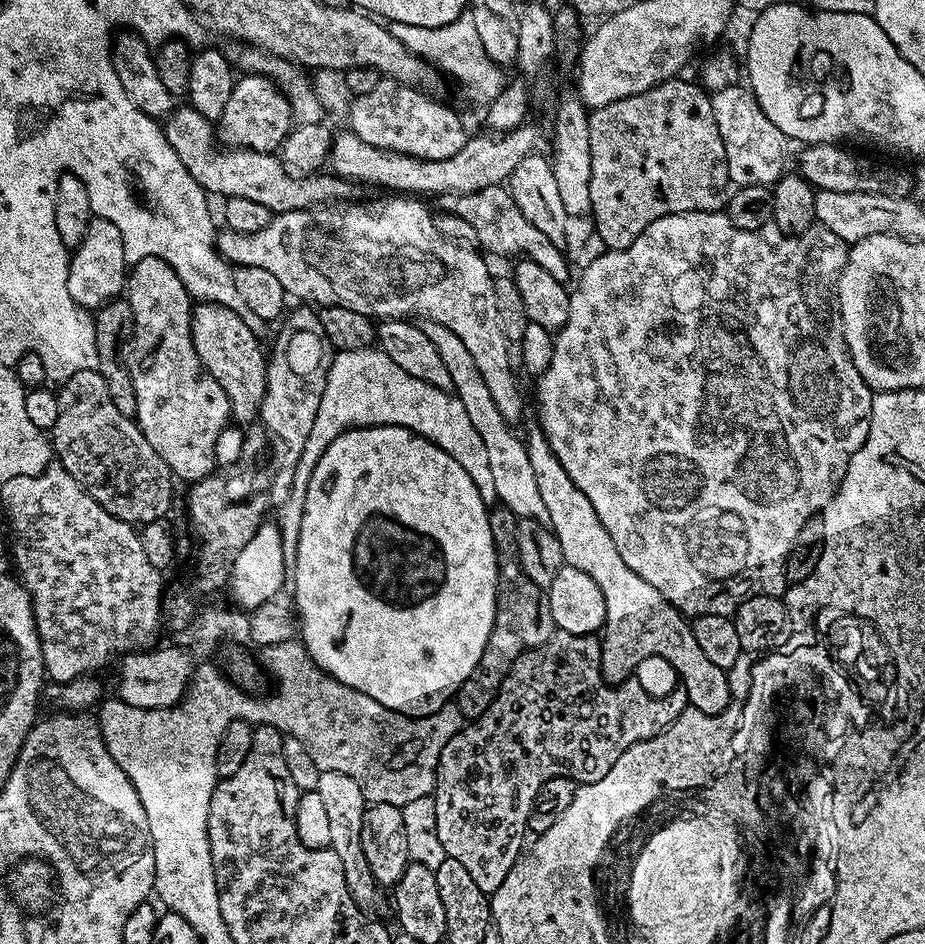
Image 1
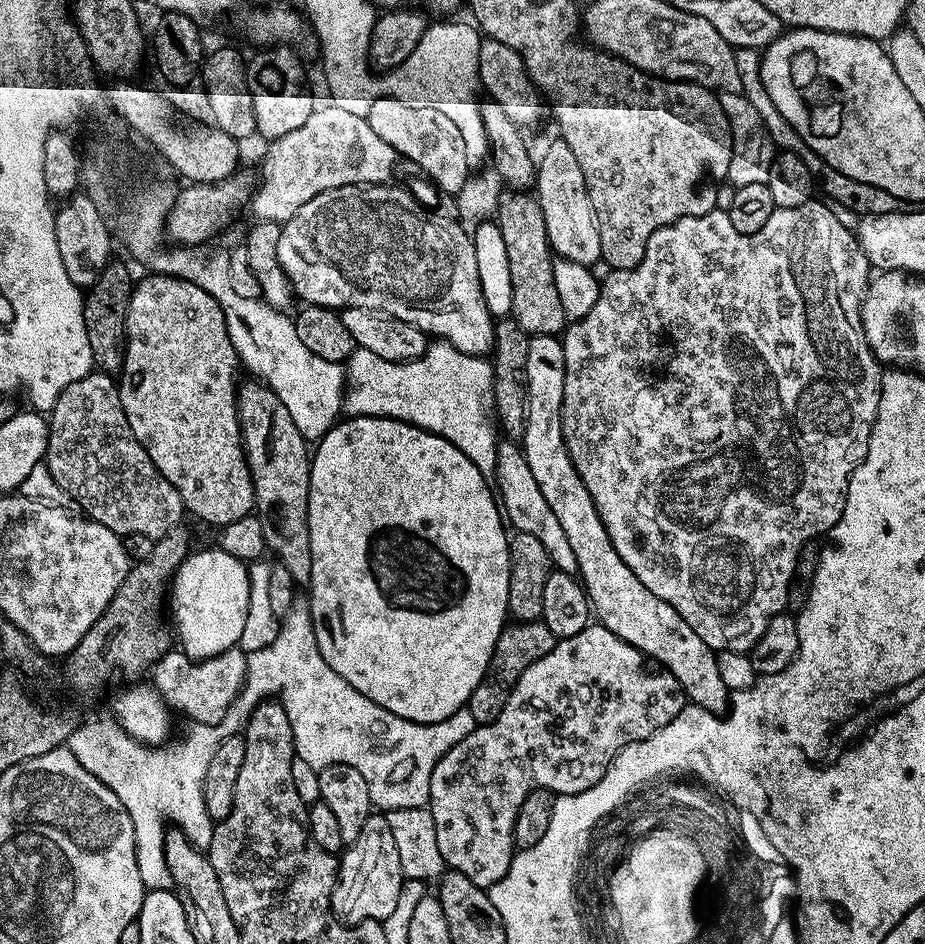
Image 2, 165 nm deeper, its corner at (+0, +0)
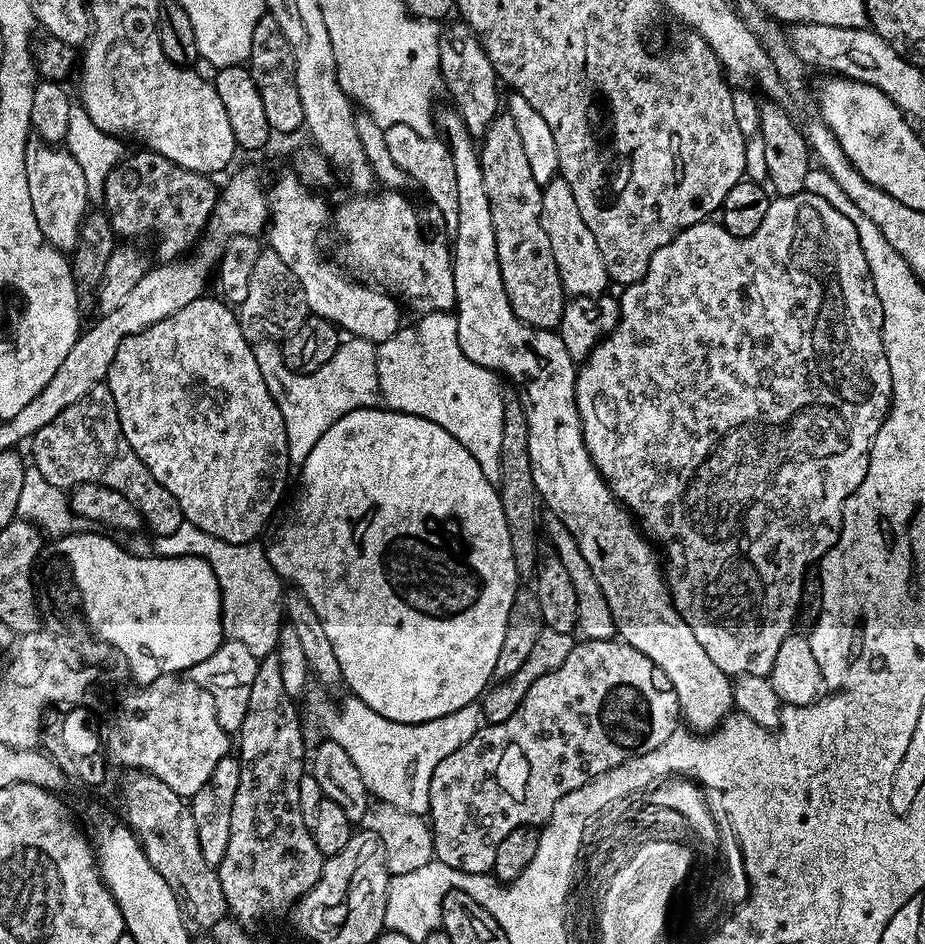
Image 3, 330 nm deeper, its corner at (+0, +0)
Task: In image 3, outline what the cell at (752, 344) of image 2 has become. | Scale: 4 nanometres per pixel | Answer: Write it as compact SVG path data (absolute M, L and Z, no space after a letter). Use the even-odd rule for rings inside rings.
M806 191L793 196L776 196L768 205L766 218L762 218L762 226L758 226L758 230L749 236L731 236L724 229L723 223L712 223L695 224L679 232L671 242L662 246L662 250L658 250L648 260L648 269L642 279L627 285L621 291L624 293L619 293L620 321L618 326L590 353L588 359L579 365L576 373L576 405L582 422L582 434L586 442L586 450L590 454L594 466L602 474L602 478L608 484L609 490L615 494L616 499L638 521L644 535L658 545L659 551L666 561L666 579L668 592L672 596L672 604L686 622L686 626L690 626L690 630L694 630L694 638L698 638L698 646L702 646L702 650L706 650L710 662L714 662L714 666L718 666L718 670L722 670L730 678L745 676L746 674L768 677L774 666L774 658L778 655L778 646L782 646L782 642L786 642L786 638L793 635L794 625L797 623L796 611L799 610L799 595L802 593L803 578L808 570L819 565L820 561L824 559L824 555L836 545L844 517L844 503L850 498L850 494L854 494L854 490L858 490L858 486L862 486L862 478L866 478L872 443L892 403L890 362L886 358L886 350L882 342L882 322L884 321L882 302L878 302L878 294L874 290L870 266L867 258L862 254L860 235L854 222L850 222L850 218L846 218L846 214L838 214L838 210L834 210L834 206L830 206L830 202L826 202L826 198L818 198Z

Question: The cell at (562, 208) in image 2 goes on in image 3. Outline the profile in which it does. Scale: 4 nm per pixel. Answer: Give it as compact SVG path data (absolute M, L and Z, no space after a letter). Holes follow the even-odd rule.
M557 178L543 185L542 191L544 229L550 234L554 262L558 262L558 274L565 293L572 298L601 295L607 289L604 287L610 284L608 271L602 262L602 254L598 254L598 242L594 242L594 234L590 234L590 226L586 226L578 202L574 202L574 194L570 194L570 186L563 178Z

